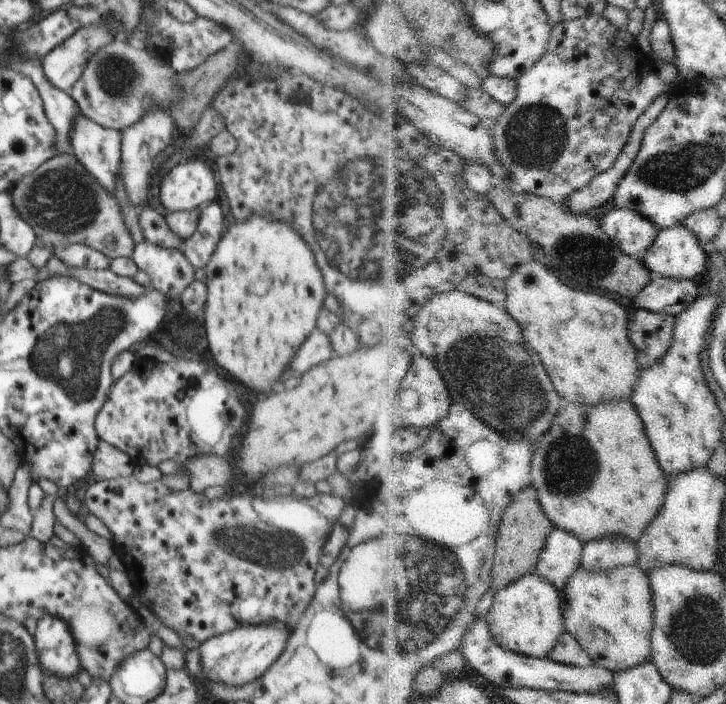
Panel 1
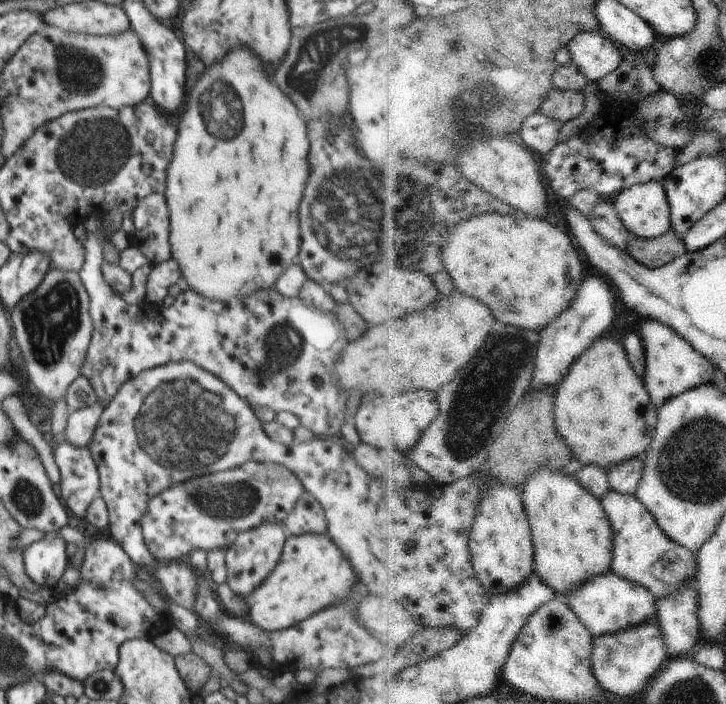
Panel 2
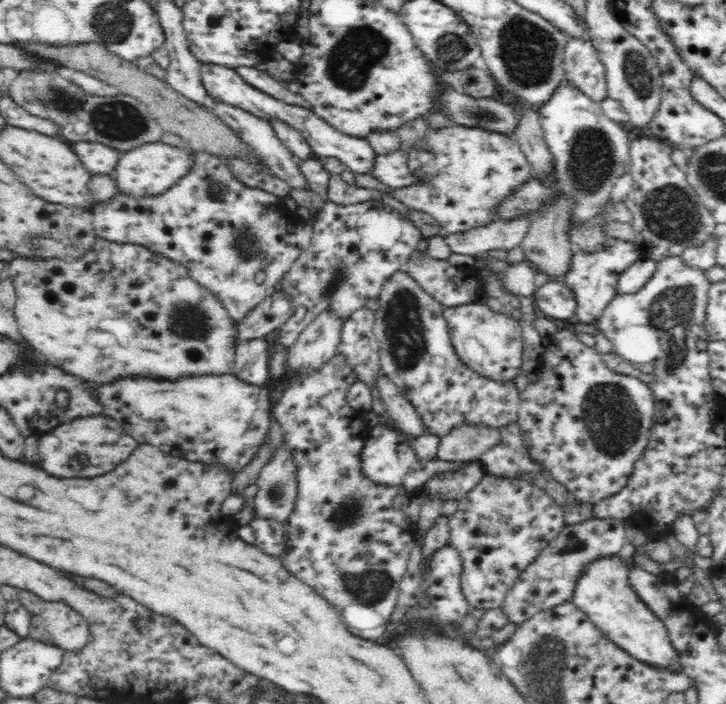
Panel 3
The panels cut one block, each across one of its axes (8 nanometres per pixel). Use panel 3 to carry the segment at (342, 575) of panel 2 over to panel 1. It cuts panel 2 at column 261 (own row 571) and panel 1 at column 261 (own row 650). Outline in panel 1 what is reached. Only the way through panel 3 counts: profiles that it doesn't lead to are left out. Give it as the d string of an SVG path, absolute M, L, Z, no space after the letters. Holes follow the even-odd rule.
M280 621L246 625L212 637L198 646L202 672L211 683L241 687L260 678L277 661L286 646L290 628Z

